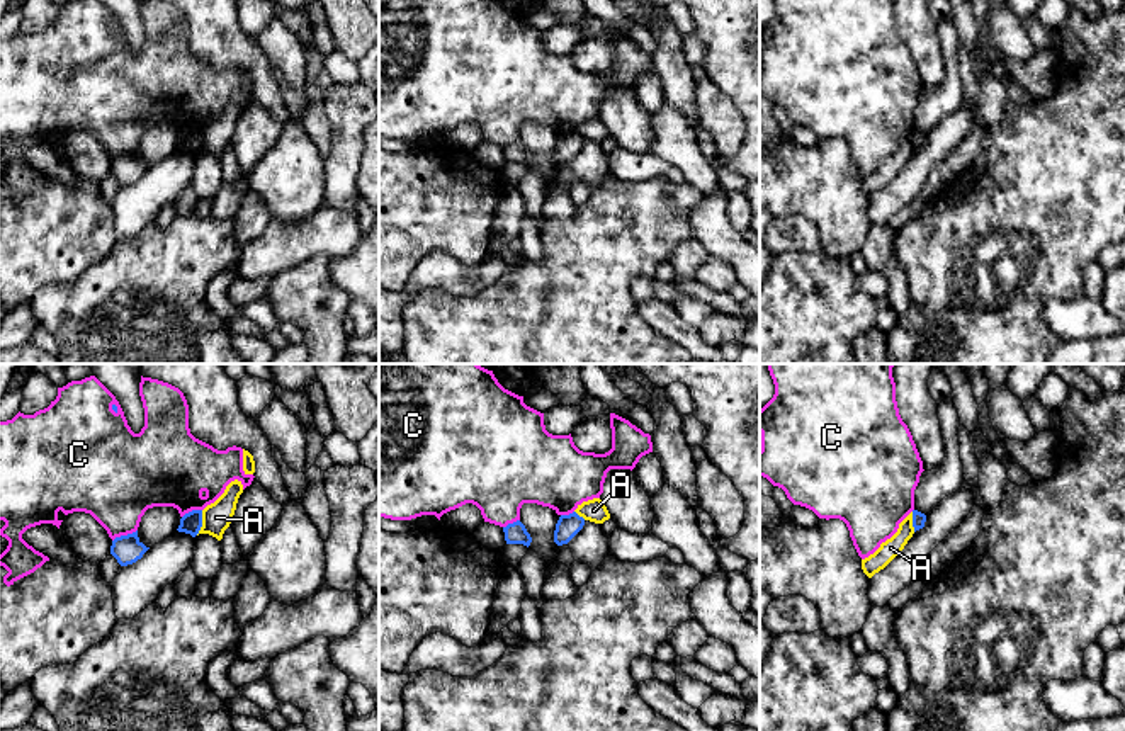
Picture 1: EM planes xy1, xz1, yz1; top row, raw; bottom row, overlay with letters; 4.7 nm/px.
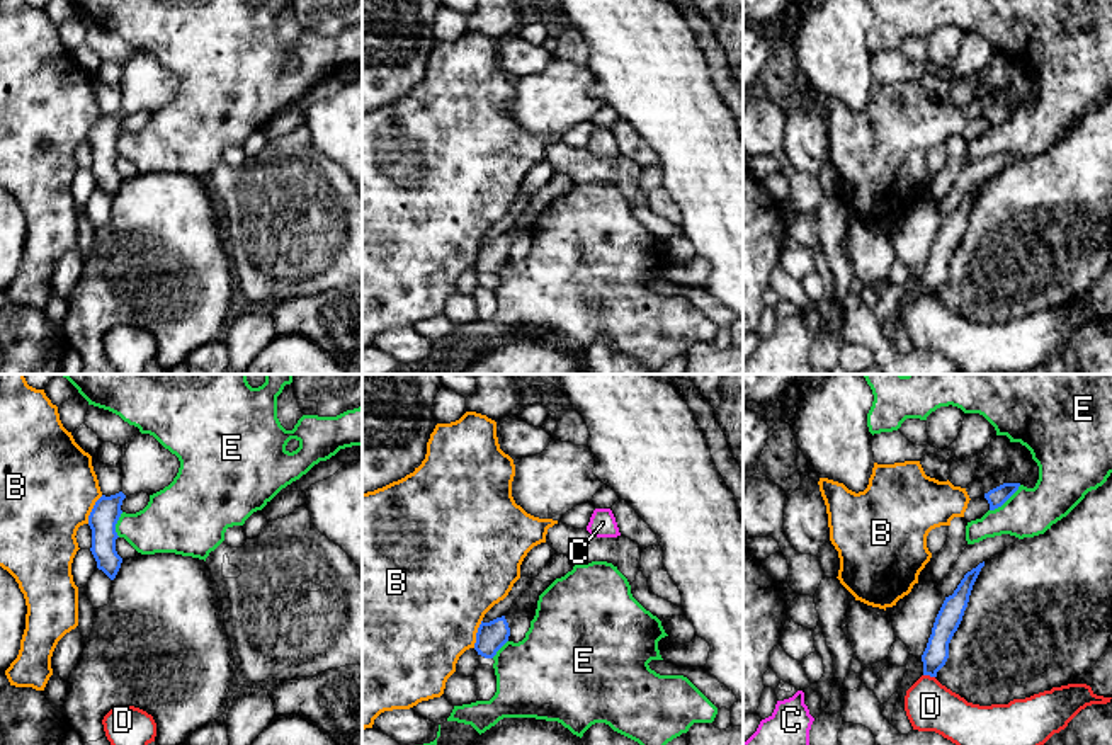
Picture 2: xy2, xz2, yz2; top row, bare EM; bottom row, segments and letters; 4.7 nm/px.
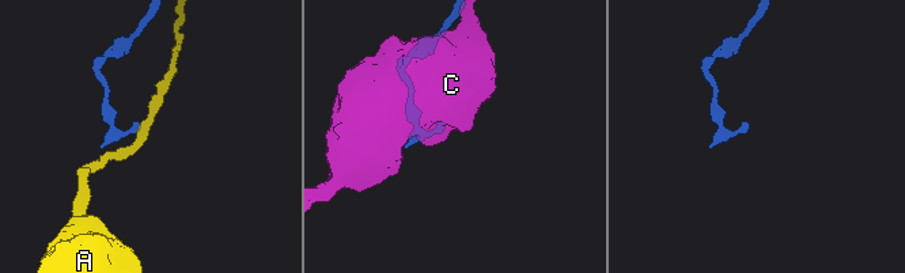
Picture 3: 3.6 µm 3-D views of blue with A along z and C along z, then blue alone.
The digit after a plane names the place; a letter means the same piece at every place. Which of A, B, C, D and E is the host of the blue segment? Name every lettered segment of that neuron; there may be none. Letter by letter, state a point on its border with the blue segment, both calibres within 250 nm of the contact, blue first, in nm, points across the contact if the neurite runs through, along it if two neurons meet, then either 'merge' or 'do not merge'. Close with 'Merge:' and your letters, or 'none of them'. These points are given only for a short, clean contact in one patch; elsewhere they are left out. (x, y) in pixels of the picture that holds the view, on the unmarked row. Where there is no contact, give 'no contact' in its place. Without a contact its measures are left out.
A: xy1 (201, 141) | 100/140 nm | along xy1 (203, 130), (203, 145), (196, 153) | do not merge
B: xy2 (92, 128) | 140/460 nm | do not merge
C: xy1 (124, 155) | 140/380 nm | do not merge
D: yz2 (929, 293) | 120/240 nm | along yz2 (924, 293), (934, 296) | do not merge
E: yz2 (1005, 119) | 90/220 nm | do not merge
Merge: none of them

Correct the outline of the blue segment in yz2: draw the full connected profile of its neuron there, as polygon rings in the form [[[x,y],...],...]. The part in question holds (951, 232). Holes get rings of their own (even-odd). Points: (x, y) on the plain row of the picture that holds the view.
[[[984,180],[967,191],[954,213],[945,216],[922,274],[923,294],[937,296],[937,291],[945,284],[949,277],[949,262],[962,240],[973,204],[983,185]]]

